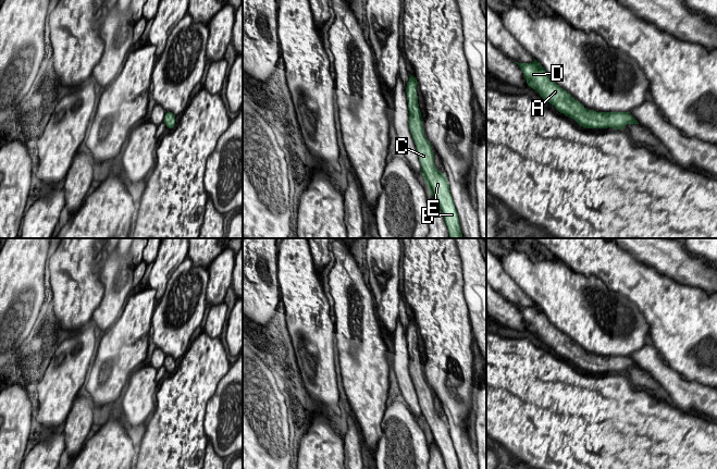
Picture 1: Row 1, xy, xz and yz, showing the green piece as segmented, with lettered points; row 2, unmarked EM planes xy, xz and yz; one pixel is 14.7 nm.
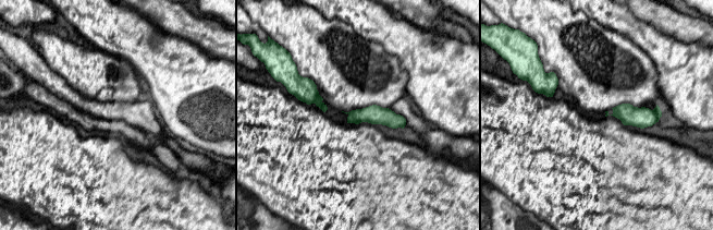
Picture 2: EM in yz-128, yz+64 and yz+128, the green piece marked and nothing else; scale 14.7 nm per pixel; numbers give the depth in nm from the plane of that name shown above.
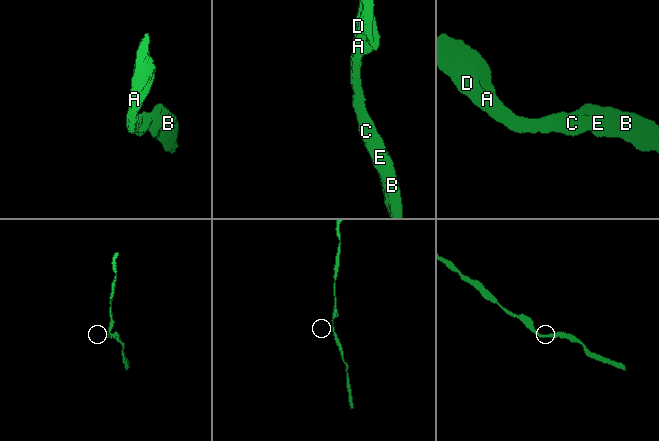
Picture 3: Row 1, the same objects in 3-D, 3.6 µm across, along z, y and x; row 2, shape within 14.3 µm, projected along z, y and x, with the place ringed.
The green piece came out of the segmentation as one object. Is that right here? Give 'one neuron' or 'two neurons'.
one neuron

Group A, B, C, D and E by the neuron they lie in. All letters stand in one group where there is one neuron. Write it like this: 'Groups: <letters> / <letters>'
Groups: A B C D E

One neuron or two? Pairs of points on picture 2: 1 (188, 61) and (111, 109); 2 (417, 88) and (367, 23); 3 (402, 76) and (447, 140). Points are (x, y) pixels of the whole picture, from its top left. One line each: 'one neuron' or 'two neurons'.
1: two neurons
2: one neuron
3: two neurons

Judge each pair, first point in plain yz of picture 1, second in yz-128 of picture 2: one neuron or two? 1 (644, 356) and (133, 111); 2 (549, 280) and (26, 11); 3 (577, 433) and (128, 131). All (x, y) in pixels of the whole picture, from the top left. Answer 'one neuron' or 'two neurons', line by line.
1: one neuron
2: two neurons
3: two neurons

